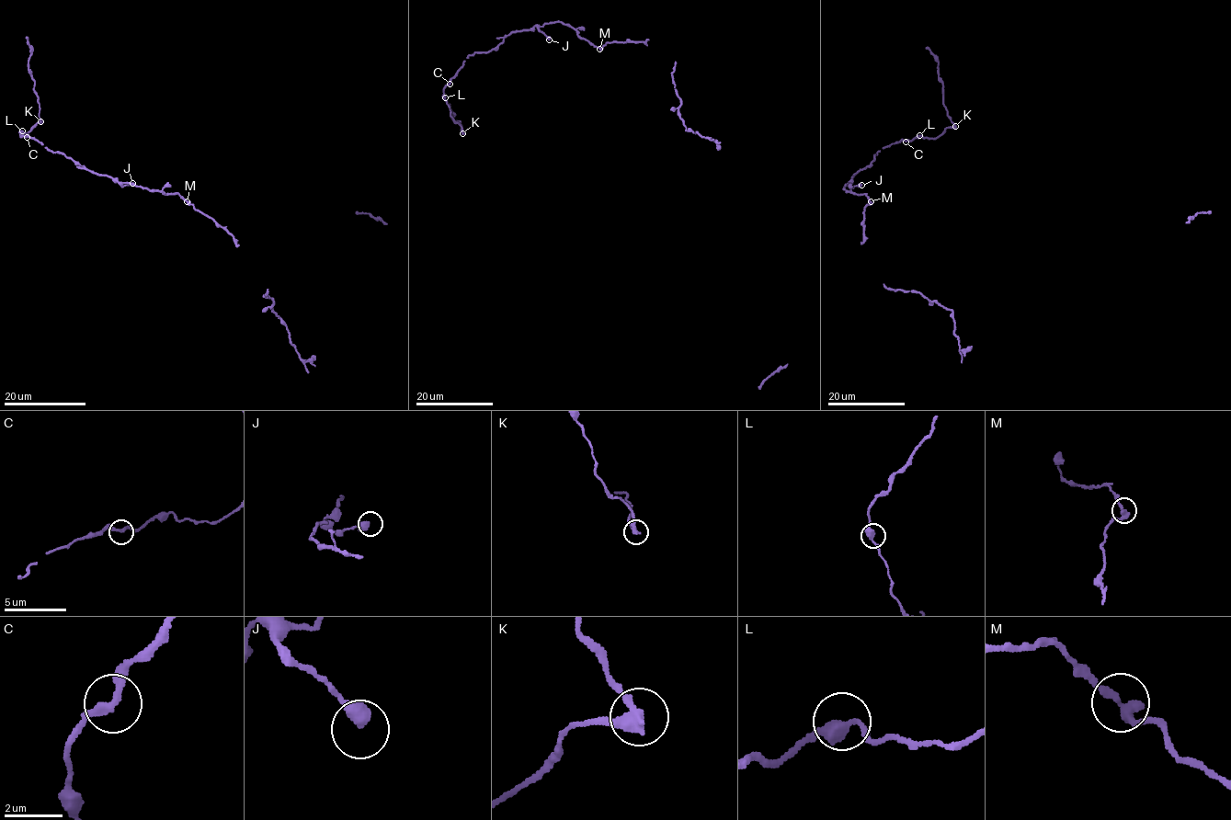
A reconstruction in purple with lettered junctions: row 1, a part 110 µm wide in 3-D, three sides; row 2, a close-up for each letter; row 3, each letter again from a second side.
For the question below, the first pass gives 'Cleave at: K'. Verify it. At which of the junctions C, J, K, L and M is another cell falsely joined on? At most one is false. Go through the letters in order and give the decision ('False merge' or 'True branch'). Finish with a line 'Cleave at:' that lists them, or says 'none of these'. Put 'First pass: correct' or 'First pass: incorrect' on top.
First pass: correct
C: True branch
J: True branch
K: False merge
L: True branch
M: True branch
Cleave at: K

